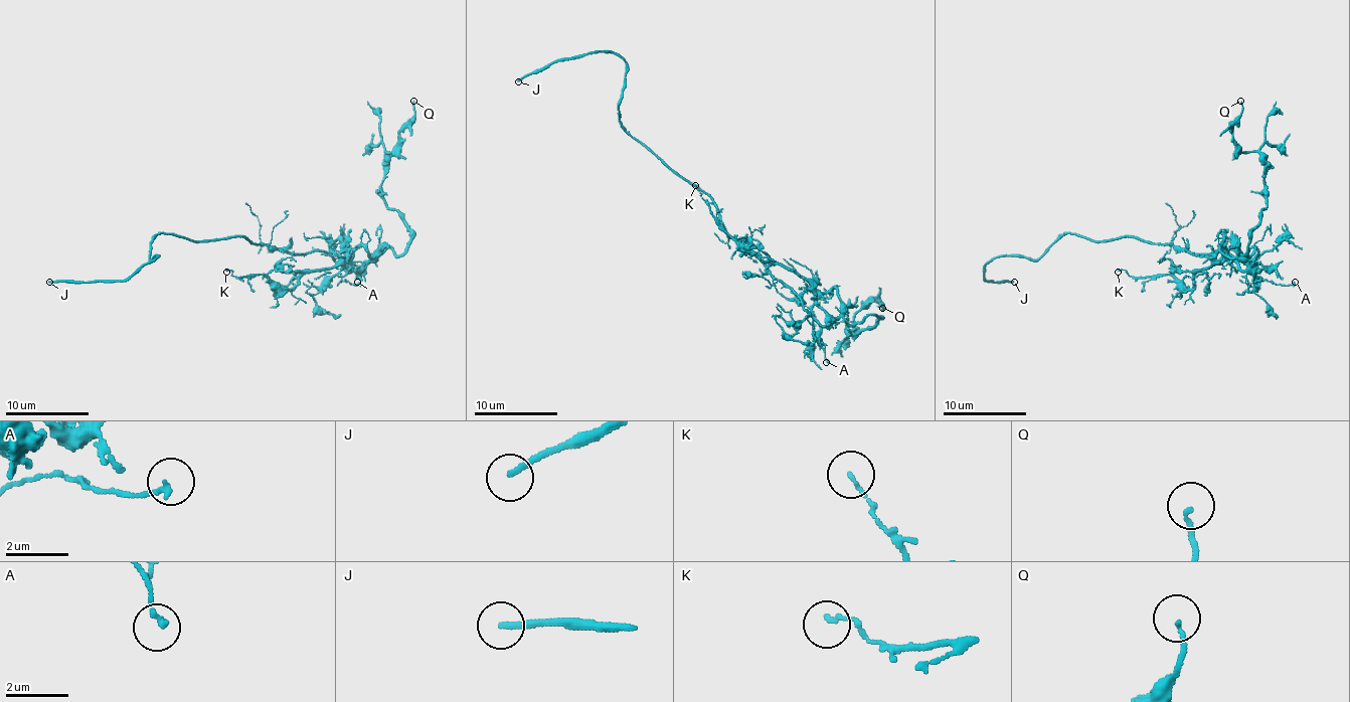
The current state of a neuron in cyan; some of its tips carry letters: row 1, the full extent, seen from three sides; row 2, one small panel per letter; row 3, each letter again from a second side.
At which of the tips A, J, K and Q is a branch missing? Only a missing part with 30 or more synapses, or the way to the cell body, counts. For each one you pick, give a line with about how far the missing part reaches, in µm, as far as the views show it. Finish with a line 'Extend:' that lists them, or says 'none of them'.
J: Missing length about 15 µm
Extend: J

